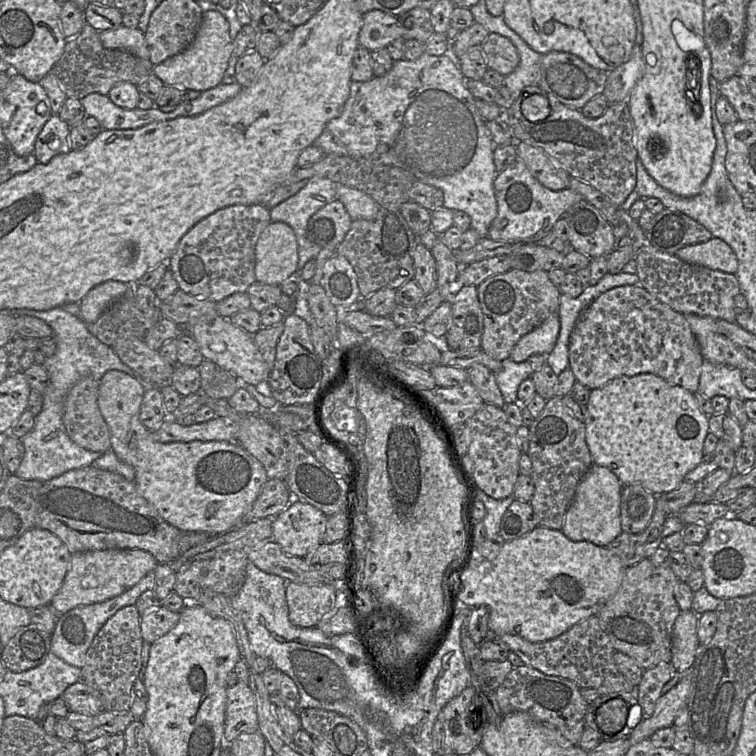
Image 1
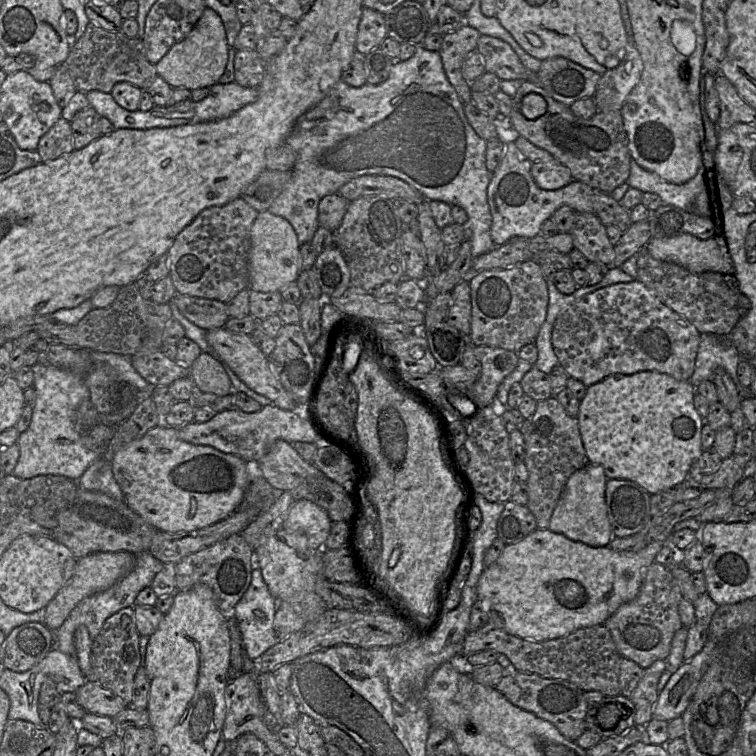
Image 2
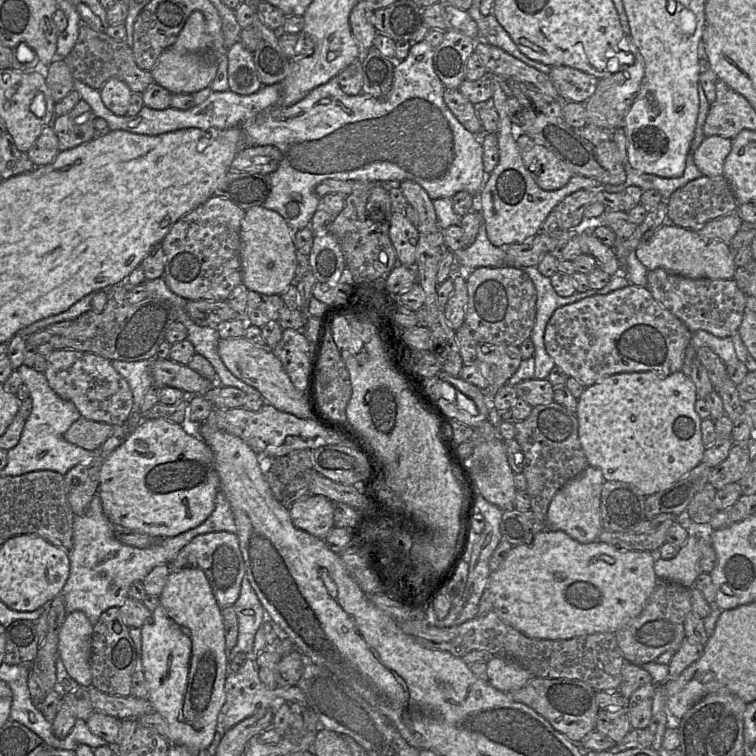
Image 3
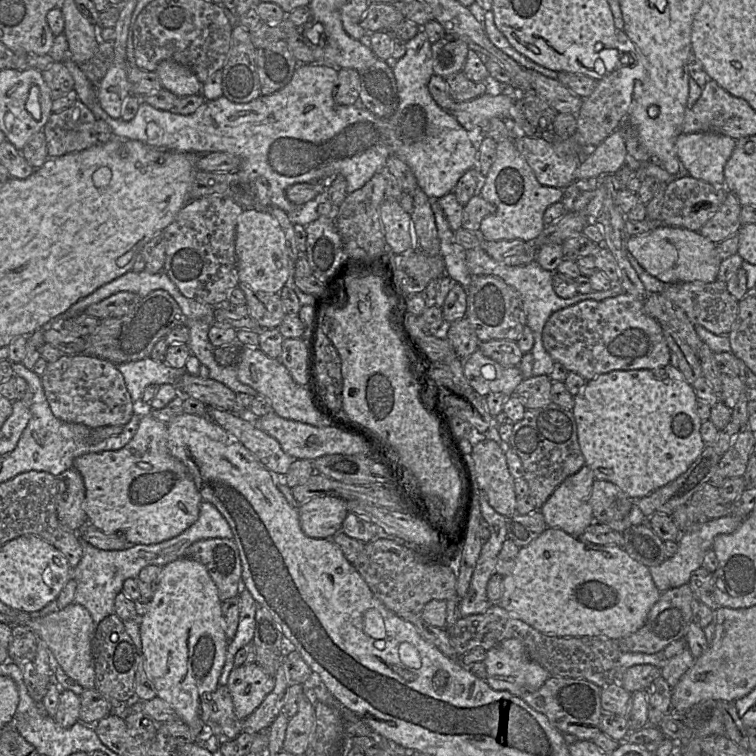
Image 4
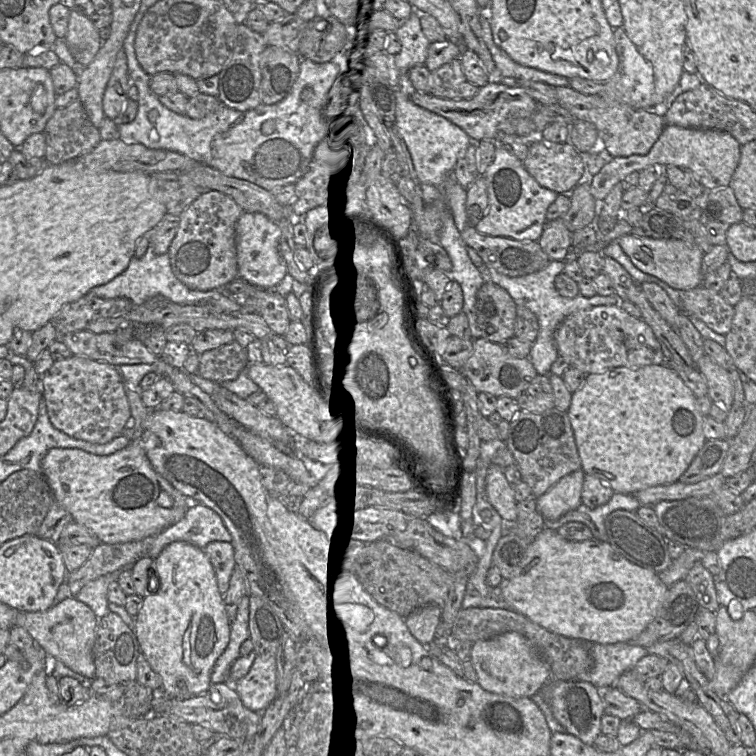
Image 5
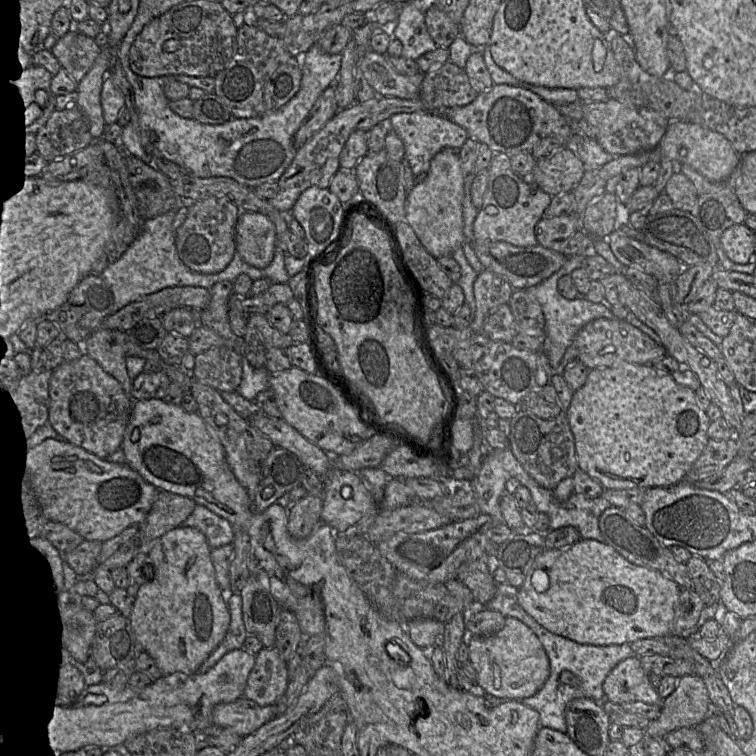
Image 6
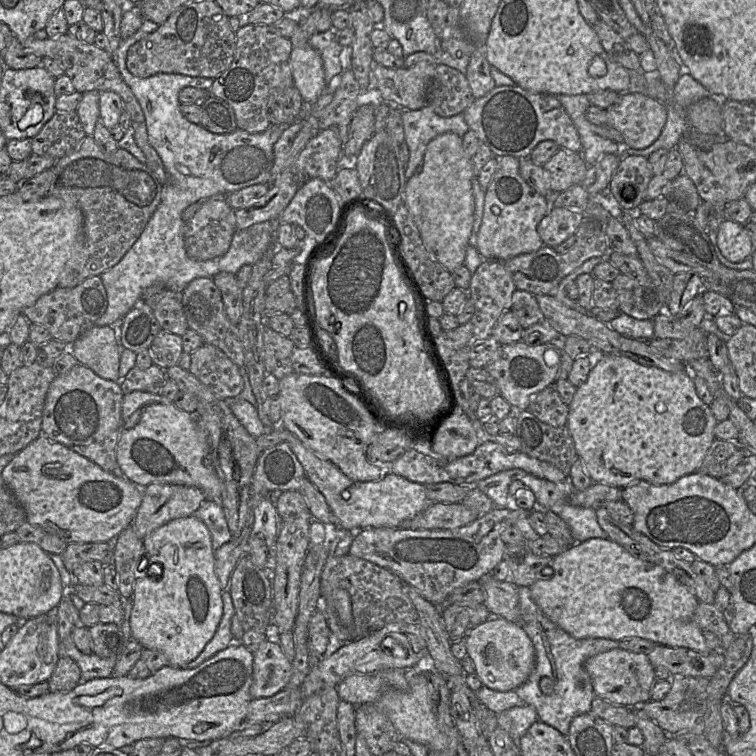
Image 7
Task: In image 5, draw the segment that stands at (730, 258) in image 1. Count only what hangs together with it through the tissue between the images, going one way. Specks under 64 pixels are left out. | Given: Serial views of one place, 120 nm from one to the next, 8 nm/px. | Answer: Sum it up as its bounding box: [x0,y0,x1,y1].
[617,234,705,291]

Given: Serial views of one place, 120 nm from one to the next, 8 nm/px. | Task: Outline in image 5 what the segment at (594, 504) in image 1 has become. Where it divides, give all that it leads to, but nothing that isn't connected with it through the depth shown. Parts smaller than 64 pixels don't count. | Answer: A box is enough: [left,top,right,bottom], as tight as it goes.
[536,468,585,526]

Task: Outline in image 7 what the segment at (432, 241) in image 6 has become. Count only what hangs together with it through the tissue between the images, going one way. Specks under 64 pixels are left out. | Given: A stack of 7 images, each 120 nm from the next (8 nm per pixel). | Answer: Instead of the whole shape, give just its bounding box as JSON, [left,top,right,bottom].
[403,132,475,273]

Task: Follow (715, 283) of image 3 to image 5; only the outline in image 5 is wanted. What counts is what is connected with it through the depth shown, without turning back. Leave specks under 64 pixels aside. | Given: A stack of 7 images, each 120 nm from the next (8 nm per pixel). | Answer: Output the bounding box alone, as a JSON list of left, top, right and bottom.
[680,286,734,335]

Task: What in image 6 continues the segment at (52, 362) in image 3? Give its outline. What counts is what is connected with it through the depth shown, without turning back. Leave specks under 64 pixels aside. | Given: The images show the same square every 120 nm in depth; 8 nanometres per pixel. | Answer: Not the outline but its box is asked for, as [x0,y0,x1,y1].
[48,354,136,459]

